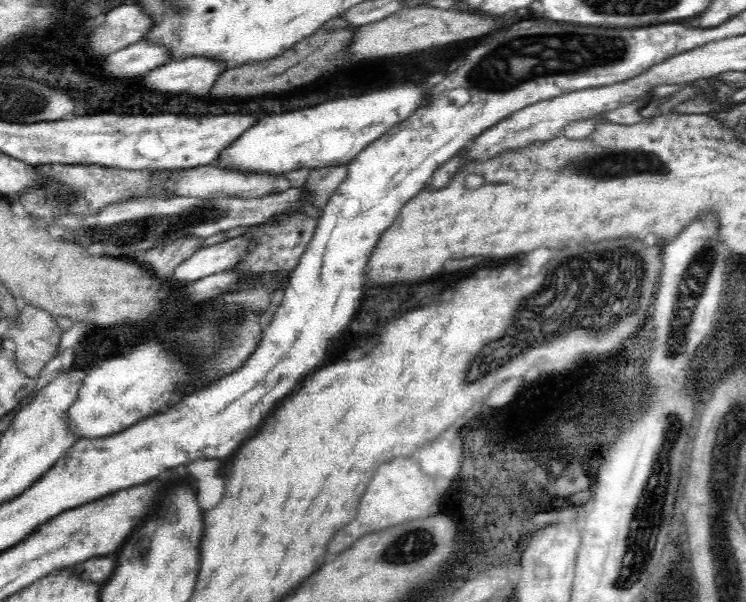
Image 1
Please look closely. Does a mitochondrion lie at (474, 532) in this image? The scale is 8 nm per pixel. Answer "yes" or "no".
no

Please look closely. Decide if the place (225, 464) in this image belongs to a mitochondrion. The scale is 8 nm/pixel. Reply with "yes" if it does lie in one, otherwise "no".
no

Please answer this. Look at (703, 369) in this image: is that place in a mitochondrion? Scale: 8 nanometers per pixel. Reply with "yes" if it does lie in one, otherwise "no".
no

